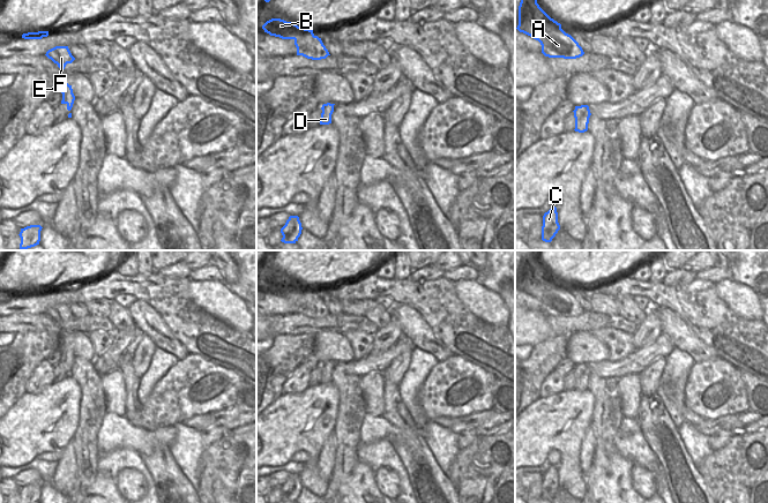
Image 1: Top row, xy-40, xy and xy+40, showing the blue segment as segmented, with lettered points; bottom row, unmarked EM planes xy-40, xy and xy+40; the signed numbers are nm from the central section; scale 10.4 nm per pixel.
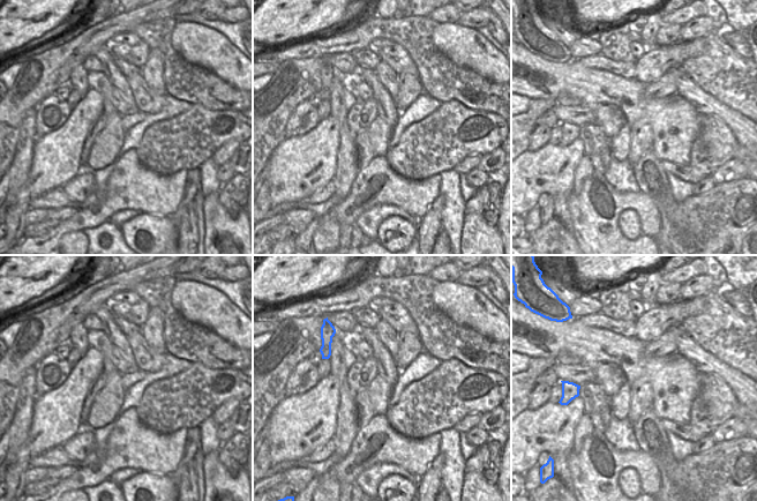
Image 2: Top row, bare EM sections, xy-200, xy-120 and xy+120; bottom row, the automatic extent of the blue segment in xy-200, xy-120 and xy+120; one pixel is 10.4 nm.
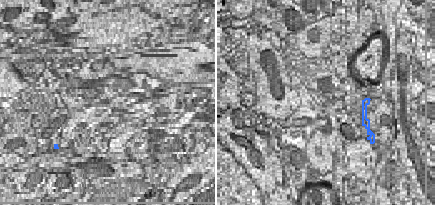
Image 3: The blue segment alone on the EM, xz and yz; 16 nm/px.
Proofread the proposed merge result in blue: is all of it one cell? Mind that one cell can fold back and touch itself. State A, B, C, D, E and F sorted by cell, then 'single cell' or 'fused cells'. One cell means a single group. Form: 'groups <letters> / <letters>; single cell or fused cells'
groups A B C D E F; single cell

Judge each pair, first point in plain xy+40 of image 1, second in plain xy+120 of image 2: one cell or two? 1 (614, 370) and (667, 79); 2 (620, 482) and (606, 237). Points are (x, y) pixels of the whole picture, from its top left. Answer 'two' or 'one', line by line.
1: one
2: one

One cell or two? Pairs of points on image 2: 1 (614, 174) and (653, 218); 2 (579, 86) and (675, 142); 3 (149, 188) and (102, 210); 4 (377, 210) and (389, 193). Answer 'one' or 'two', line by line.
1: two
2: one
3: one
4: two

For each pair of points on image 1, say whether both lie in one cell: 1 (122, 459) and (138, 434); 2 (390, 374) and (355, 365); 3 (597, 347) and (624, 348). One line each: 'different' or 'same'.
1: different
2: different
3: different

